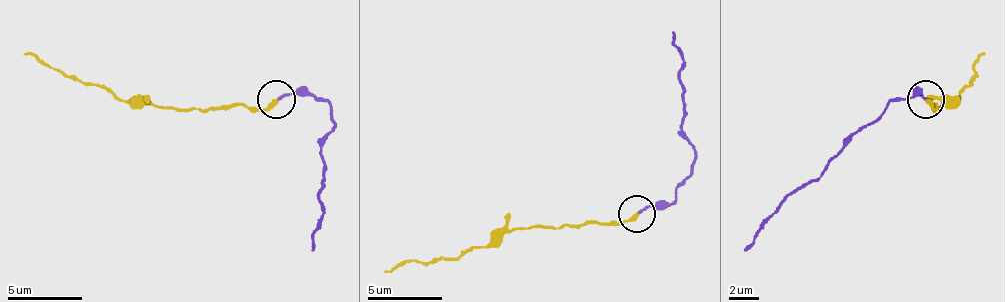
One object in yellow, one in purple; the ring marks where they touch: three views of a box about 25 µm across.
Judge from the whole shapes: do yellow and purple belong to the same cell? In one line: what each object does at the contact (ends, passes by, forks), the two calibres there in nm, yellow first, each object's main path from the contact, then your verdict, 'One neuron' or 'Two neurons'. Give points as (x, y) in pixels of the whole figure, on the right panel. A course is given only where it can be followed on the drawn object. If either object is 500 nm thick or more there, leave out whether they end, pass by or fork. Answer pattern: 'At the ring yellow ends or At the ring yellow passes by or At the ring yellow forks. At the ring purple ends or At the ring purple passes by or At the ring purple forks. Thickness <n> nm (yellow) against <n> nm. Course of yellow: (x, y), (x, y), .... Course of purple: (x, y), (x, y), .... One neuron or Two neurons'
At the ring yellow ends. At the ring purple ends. Thickness 320 nm (yellow) against 150 nm. Course of yellow: (925, 100), (936, 108), (958, 100), (970, 85), (973, 63), (985, 55). Course of purple: (925, 100), (917, 93), (887, 104), (857, 130), (816, 179), (790, 194), (745, 250). One neuron

